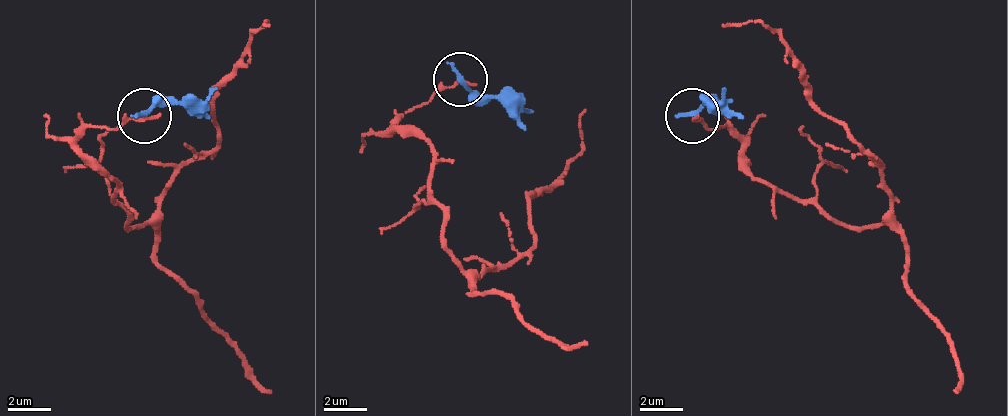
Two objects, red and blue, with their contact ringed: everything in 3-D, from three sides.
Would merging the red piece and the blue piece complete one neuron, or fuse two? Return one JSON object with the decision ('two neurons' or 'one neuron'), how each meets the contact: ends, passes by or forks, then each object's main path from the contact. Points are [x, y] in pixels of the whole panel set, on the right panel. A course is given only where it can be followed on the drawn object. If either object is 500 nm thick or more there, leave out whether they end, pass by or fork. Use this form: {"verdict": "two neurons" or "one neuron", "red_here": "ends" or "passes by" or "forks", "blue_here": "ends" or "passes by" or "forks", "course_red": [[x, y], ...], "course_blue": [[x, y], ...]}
{"verdict": "two neurons", "red_here": "ends", "blue_here": "ends", "course_red": [[693, 120], [840, 223], [889, 207], [883, 168], [775, 33], [720, 27]], "course_blue": [[693, 114], [715, 103], [726, 87]]}

